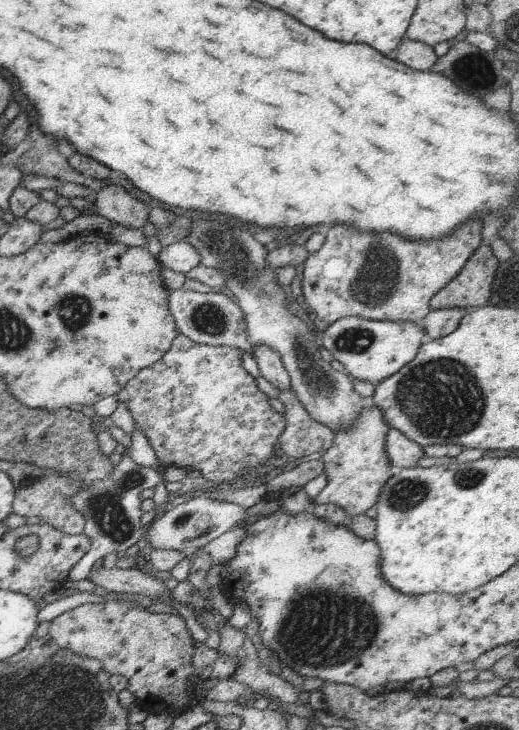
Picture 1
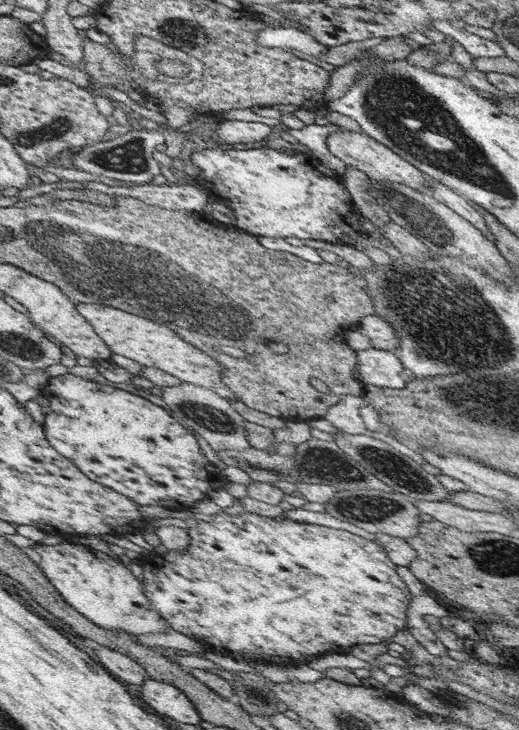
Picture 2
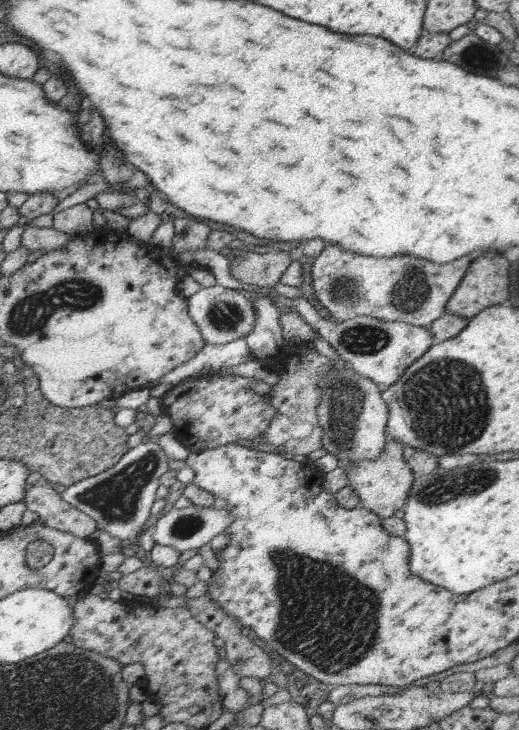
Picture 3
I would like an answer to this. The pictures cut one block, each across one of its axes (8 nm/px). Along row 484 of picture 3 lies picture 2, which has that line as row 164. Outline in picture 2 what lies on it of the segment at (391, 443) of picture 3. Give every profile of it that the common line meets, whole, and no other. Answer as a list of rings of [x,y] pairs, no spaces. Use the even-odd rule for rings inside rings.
[[[338,130],[330,133],[326,137],[326,146],[330,152],[340,158],[347,165],[353,166],[362,172],[365,172],[372,182],[386,181],[386,184],[395,182],[396,184],[405,184],[422,193],[428,192],[430,180],[415,166],[408,161],[400,158],[393,150],[380,144],[377,140],[370,138],[366,133],[356,133],[352,131]]]

